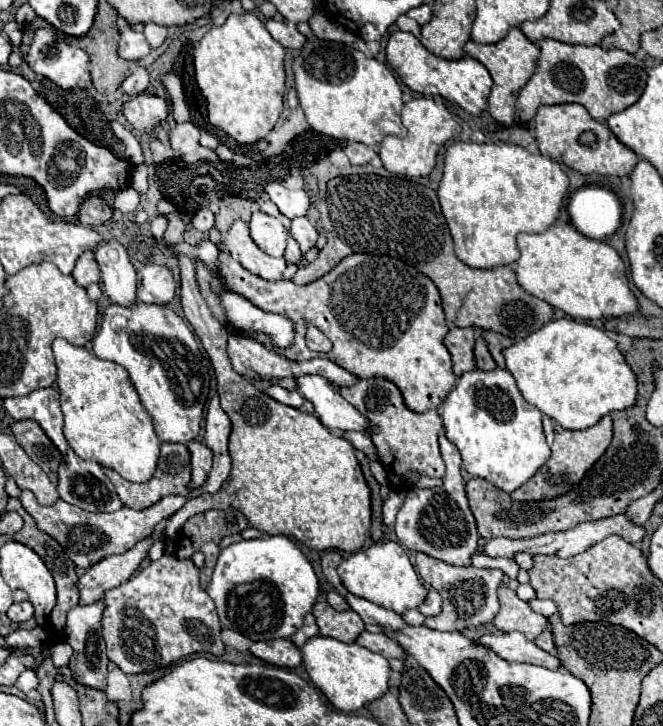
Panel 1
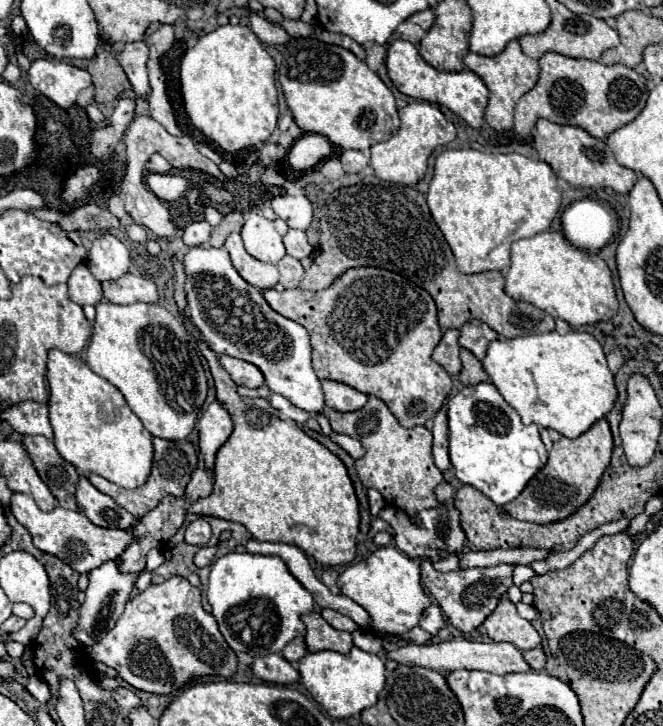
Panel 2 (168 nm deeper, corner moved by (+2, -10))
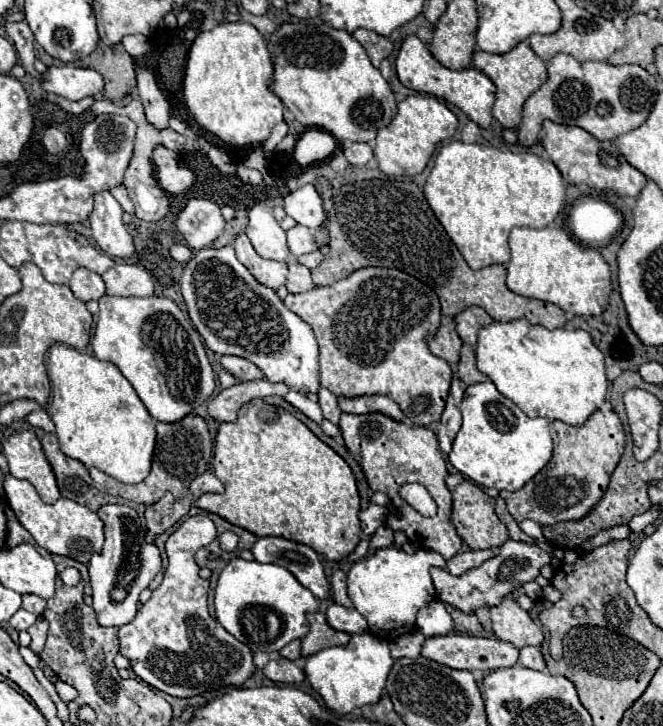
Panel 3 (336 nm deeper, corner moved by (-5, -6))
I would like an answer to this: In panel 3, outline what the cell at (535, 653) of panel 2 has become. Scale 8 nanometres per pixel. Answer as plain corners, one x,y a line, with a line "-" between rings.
525,646
519,650
519,664
531,668
531,670
539,670
539,672
547,672
545,660
541,656
541,650
535,646

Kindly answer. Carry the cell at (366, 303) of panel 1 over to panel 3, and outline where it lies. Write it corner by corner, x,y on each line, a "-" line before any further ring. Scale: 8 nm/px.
359,268
351,276
339,280
339,282
335,282
331,286
317,286
317,288
309,290
309,292
303,292
303,294
287,294
285,306
291,312
295,312
305,324
311,326
311,330
313,330
317,342
319,342
319,382
321,382
323,388
331,390
335,396
345,396
345,398
355,398
355,396
365,396
365,394
383,394
383,396
389,396
389,398
393,398
399,404
399,408
403,410
407,422
417,424
417,426
431,426
433,422
437,422
441,418
453,374
451,374
449,364
443,358
433,356
429,352
429,348
427,348
427,338
431,338
437,332
439,320
441,320
439,298
437,298
437,294
429,286
421,284
417,278
413,278
413,276
409,276
409,274
401,272
401,270
395,270
395,268

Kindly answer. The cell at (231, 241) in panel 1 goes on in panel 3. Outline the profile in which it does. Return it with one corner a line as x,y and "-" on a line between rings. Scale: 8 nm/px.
239,234
235,244
233,244
235,252
237,252
237,260
255,276
255,280
267,288
277,290
279,286
285,284
287,278
287,264
285,262
275,262
275,260
265,260
261,258
249,238
245,234

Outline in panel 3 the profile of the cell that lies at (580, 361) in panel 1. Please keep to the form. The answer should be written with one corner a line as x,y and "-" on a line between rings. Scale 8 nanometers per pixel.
519,318
513,322
493,322
489,326
479,328
477,344
475,344
477,368
489,376
489,380
497,386
497,390
513,400
529,418
543,416
549,420
561,420
571,426
581,426
585,420
603,406
609,390
609,382
605,376
605,362
601,350
593,344
589,332
585,330
565,330
555,328
547,330
543,326
529,324
527,318

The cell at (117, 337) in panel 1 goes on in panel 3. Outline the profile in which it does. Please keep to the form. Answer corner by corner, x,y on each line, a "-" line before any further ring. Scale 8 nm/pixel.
105,294
99,300
99,320
91,340
93,352
99,360
113,362
121,374
133,384
137,396
147,406
149,414
161,422
175,422
183,416
195,412
199,404
203,404
215,390
215,376
211,372
209,360
205,356
205,348
199,332
195,332
193,324
183,316
179,306
165,296
109,296

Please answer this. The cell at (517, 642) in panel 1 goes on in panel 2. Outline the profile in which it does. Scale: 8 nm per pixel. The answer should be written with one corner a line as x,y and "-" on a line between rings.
458,638
458,640
446,640
440,644
432,644
432,646
418,646
418,644
410,644
410,646
402,646
398,650
384,650
384,658
390,658
398,664
406,664
406,666
422,666
422,668
430,668
430,670
438,670
438,672
452,672
452,670
484,670
484,672
492,672
492,674
512,674
512,672
530,672
532,668
528,666
528,662
524,660
522,652
510,644
510,642
476,642
476,640
466,640
466,638

